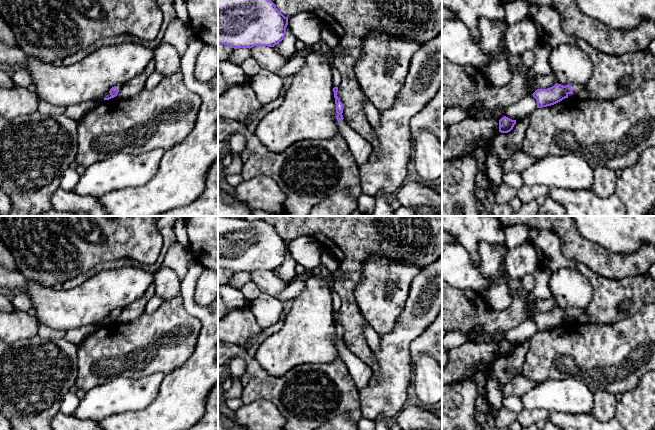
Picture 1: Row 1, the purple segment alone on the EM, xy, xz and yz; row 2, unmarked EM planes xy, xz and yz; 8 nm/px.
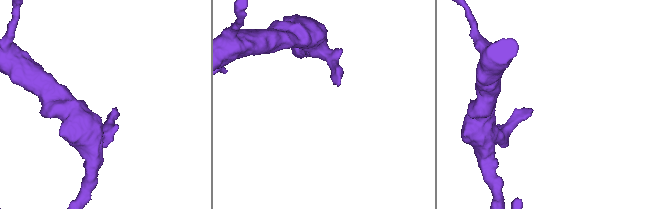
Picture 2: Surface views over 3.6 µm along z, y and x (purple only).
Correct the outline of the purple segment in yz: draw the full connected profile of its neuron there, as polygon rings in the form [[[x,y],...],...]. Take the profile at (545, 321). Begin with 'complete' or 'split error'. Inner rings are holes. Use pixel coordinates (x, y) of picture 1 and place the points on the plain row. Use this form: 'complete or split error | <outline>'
split error | [[[556,307],[554,310],[547,313],[538,313],[532,319],[537,325],[537,332],[547,331],[554,329],[565,322],[568,322],[569,318],[577,318],[584,313],[586,309],[566,309]]]

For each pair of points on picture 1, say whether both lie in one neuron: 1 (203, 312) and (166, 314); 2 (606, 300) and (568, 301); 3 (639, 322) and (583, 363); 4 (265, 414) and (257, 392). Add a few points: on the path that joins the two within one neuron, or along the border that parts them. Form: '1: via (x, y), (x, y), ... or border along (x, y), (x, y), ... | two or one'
1: border along (179, 294), (184, 308), (201, 324), (198, 335) | two
2: border along (585, 277), (593, 288), (593, 298), (587, 308) | two
3: via (625, 336), (606, 355), (597, 355) | one
4: border along (243, 403), (268, 400), (280, 412) | two

